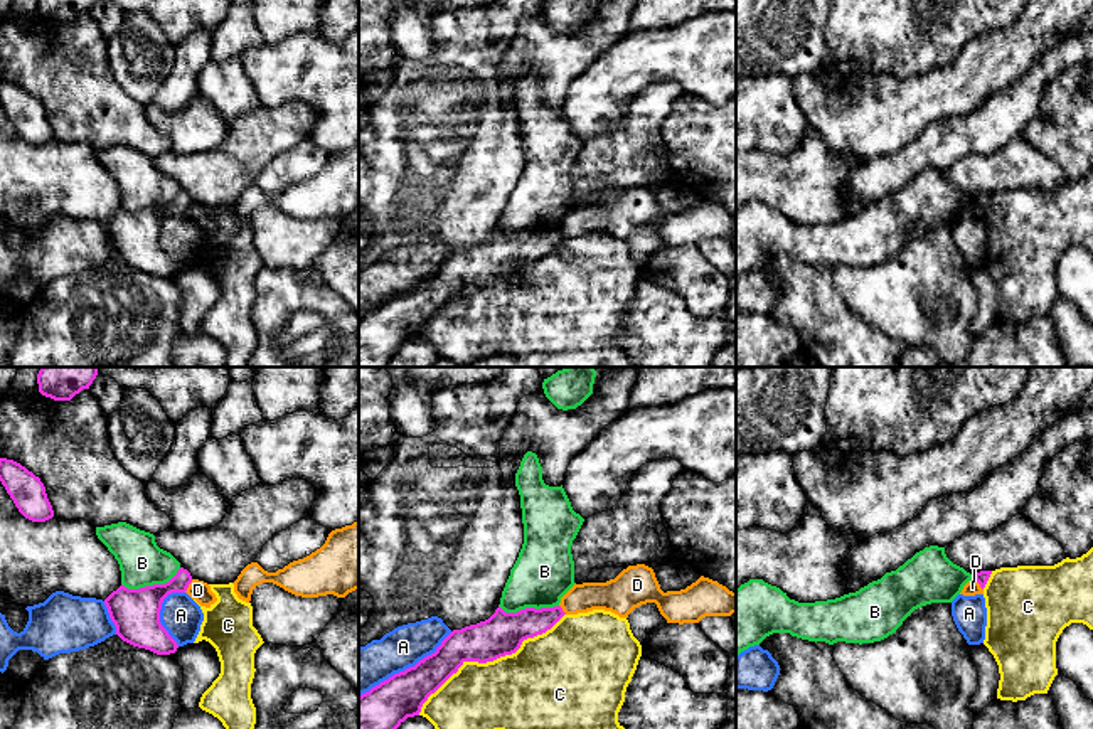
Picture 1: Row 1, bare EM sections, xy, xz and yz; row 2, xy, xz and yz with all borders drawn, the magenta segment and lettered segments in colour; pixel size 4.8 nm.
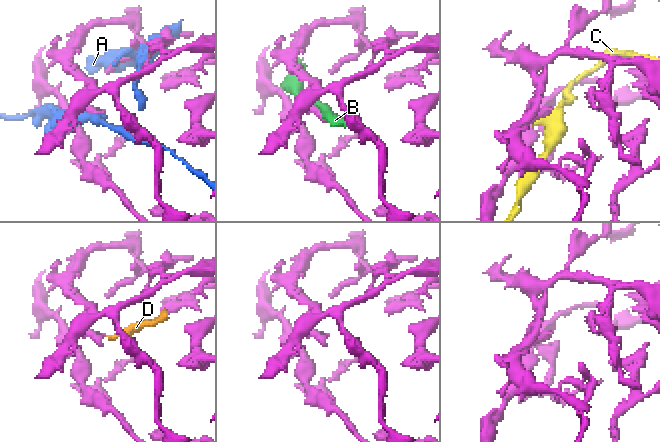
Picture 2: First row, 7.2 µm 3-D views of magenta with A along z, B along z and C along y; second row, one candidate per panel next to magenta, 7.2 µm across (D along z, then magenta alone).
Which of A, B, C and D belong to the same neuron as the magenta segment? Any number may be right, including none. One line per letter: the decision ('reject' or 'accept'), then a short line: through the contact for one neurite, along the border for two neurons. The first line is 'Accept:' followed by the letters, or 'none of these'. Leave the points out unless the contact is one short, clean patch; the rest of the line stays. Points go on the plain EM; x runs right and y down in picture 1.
Accept: none of these
A: reject
B: reject
C: reject
D: reject | xy (192, 202), (184, 214)

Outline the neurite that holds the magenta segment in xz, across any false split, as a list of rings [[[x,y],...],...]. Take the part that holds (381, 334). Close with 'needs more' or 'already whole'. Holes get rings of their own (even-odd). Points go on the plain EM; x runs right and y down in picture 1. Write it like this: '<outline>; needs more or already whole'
[[[500,229],[477,247],[453,253],[435,276],[419,283],[414,290],[394,296],[359,320],[359,367],[387,367],[394,354],[408,342],[419,338],[423,327],[435,317],[465,285],[487,286],[515,276],[522,264],[551,253],[566,236],[561,229],[525,231],[505,236]]]; already whole

